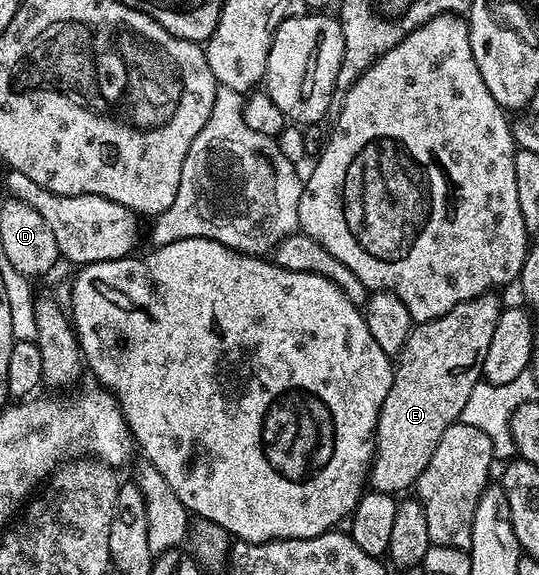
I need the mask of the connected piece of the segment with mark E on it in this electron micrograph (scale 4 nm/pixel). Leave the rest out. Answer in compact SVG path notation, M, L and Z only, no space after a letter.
M493 292L481 294L461 302L450 314L414 325L407 344L396 355L391 392L387 392L387 400L383 400L383 408L379 412L377 448L373 451L373 464L369 467L367 479L372 489L397 496L408 486L409 489L416 487L423 468L427 468L427 460L431 460L435 452L435 444L439 444L439 436L443 436L443 432L460 419L463 404L467 404L467 396L471 396L471 388L482 381L481 365L487 356L487 348L491 348L495 324L499 324L503 303L495 295Z

